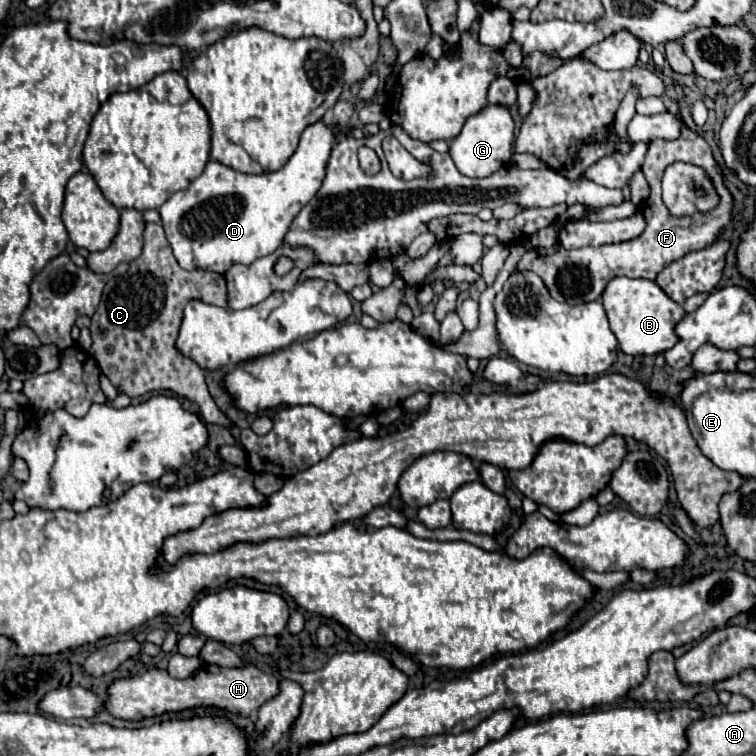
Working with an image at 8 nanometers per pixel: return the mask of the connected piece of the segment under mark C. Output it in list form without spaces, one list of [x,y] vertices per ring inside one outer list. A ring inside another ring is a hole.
[[[149,222],[143,240],[143,254],[129,264],[129,270],[123,276],[111,278],[105,284],[101,304],[91,316],[89,330],[93,346],[89,356],[99,364],[101,372],[111,380],[117,392],[133,398],[155,390],[171,390],[195,400],[205,422],[229,426],[231,422],[221,414],[207,390],[205,372],[191,358],[185,358],[175,350],[185,304],[199,298],[207,304],[227,306],[225,278],[211,270],[183,270],[173,256],[161,224]]]

